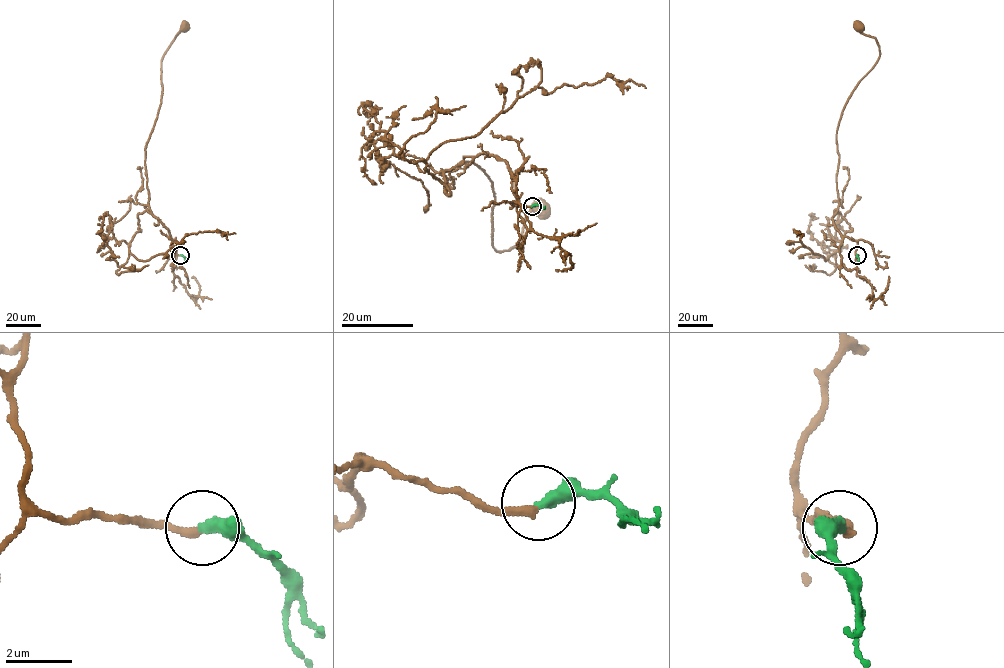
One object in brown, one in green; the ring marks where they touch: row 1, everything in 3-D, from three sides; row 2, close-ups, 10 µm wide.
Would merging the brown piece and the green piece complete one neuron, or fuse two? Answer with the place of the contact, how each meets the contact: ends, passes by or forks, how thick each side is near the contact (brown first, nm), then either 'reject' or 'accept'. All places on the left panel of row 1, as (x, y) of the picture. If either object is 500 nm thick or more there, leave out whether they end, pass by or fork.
(180, 255) | brown ends | green ends | 260/400 nm | accept

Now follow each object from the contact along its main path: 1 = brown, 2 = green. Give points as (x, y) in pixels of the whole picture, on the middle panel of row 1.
1: (531, 206), (511, 204), (504, 160), (459, 164), (492, 182), (497, 251), (517, 245), (540, 207)
2: (532, 206), (544, 209)

